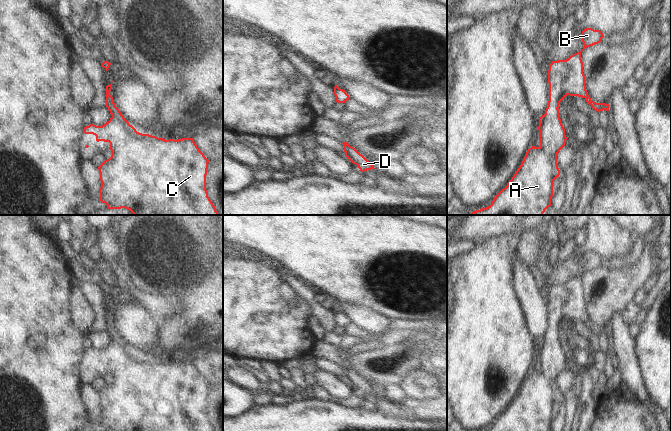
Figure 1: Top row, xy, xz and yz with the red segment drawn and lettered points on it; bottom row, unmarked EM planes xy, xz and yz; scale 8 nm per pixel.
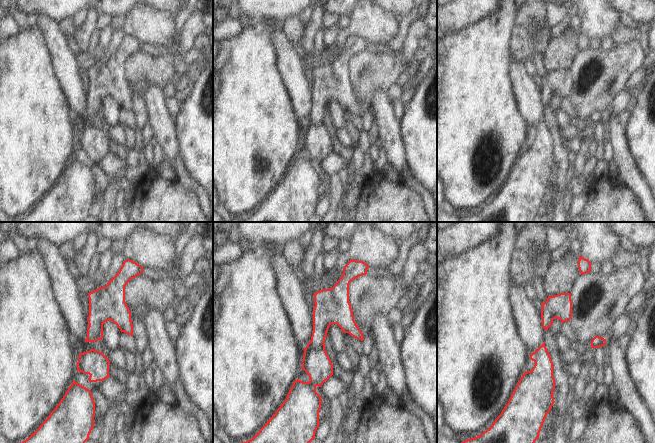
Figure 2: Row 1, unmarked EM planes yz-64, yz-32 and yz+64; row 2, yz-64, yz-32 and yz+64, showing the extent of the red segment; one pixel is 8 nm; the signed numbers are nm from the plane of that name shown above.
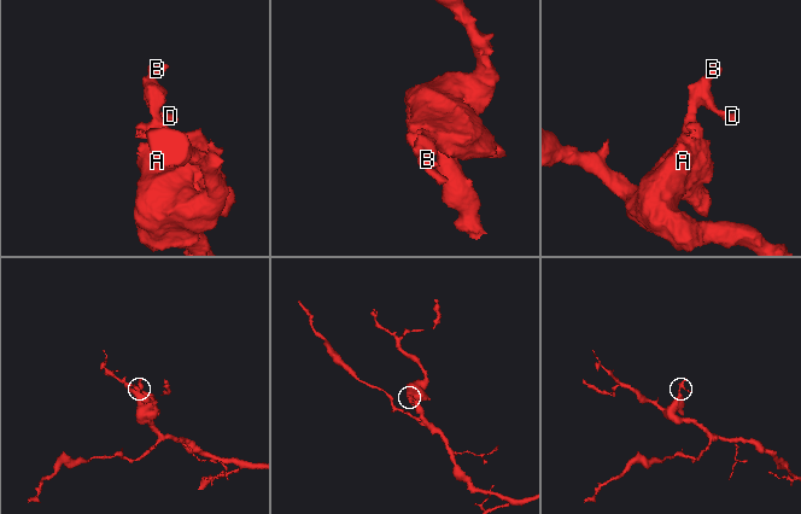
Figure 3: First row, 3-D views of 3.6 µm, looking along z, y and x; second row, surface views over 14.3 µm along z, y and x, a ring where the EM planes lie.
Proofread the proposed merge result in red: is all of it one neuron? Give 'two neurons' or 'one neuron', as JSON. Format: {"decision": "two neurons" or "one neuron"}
{"decision": "one neuron"}

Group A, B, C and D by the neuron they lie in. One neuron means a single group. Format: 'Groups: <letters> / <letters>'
Groups: A B C D

